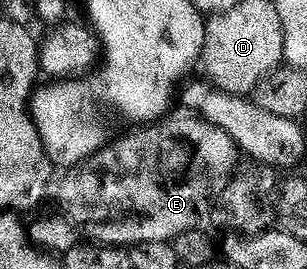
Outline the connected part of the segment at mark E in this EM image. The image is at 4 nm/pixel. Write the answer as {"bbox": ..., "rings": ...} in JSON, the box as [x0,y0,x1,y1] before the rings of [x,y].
{"bbox":[58,114,240,246],"rings":[[[185,114],[186,116],[178,116],[175,120],[166,118],[158,122],[150,122],[145,126],[138,126],[135,132],[128,136],[122,137],[120,140],[114,141],[112,144],[103,143],[97,152],[93,152],[91,156],[87,156],[76,165],[69,169],[70,172],[62,180],[58,192],[62,195],[62,200],[70,208],[82,208],[82,220],[86,223],[86,228],[90,231],[89,239],[95,244],[104,244],[107,246],[133,246],[140,242],[160,242],[161,240],[173,241],[174,237],[184,234],[188,230],[199,227],[203,222],[202,219],[209,214],[218,203],[218,196],[224,190],[224,186],[228,186],[231,176],[234,175],[234,169],[240,160],[240,153],[235,148],[232,138],[228,138],[228,134],[224,134],[224,130],[220,130],[220,126],[209,124],[207,120],[202,119],[197,114]]]}

